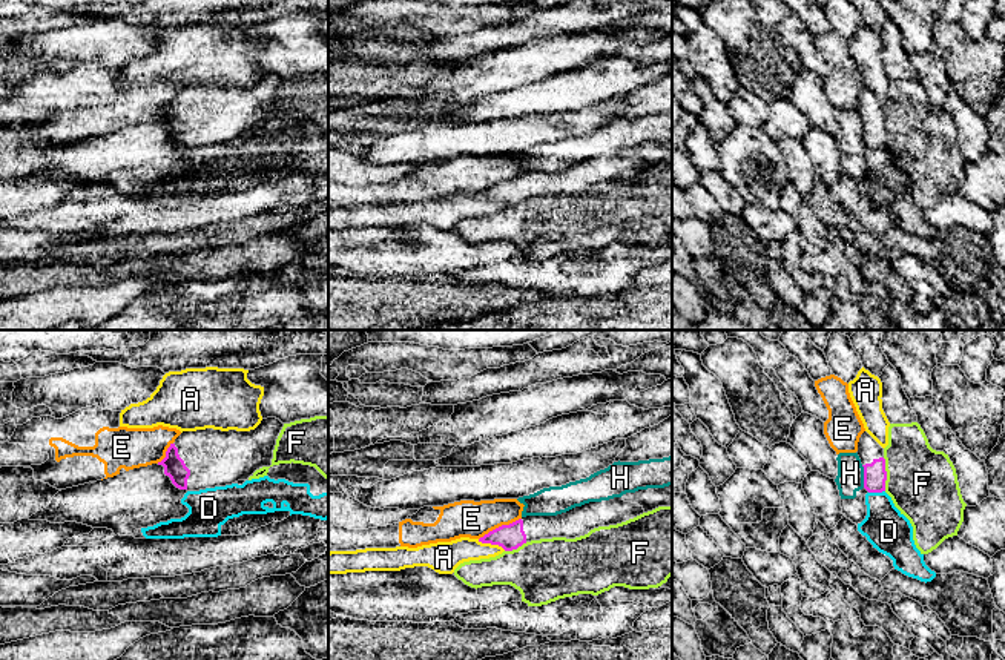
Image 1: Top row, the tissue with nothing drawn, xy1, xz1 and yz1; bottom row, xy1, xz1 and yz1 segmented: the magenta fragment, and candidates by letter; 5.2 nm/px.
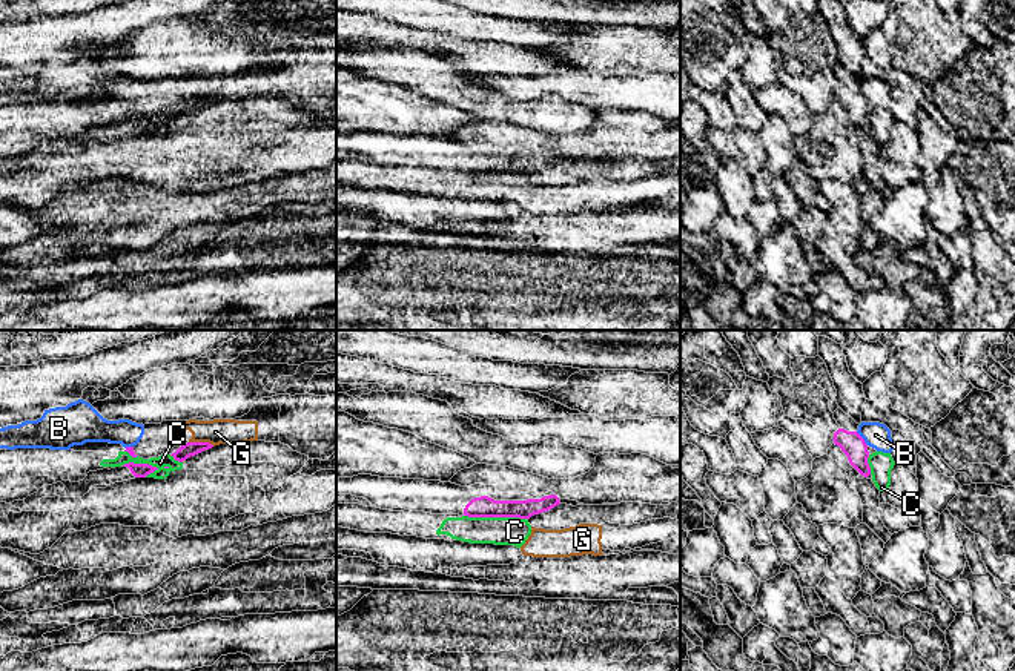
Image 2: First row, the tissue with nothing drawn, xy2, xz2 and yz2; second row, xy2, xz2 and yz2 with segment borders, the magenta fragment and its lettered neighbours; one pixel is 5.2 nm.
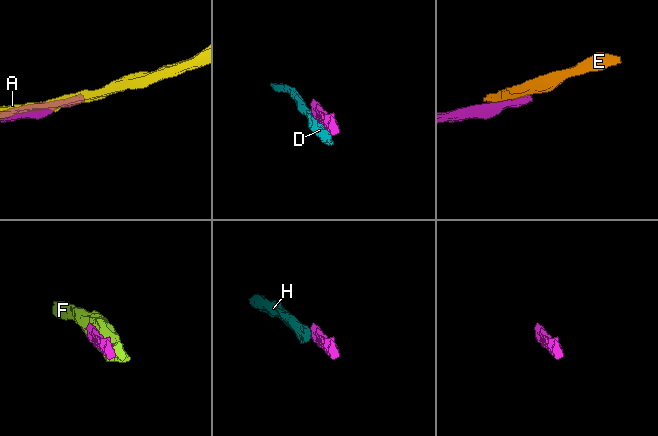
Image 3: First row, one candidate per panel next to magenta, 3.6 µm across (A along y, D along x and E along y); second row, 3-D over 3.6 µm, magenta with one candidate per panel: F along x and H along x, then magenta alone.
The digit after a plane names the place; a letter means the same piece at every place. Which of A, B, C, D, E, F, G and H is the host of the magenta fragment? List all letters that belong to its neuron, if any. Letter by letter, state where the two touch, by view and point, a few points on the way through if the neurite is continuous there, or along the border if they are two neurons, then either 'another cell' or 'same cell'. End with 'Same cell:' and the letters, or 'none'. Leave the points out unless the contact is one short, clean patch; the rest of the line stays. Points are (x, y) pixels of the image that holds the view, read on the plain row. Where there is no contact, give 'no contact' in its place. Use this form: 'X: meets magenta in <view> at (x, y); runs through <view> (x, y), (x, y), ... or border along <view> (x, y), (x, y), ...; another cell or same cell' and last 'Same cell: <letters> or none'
A: meets magenta in xz1 at (491, 200); another cell
B: meets magenta in yz2 at (863, 95); border along yz2 (856, 88), (866, 102); another cell
C: meets magenta in xz2 at (496, 172); border along xz2 (464, 171), (518, 172), (527, 175); another cell
D: meets magenta in yz1 at (876, 148); border along yz1 (884, 146), (869, 149); another cell
E: meets magenta in xz1 at (499, 183); border along xz1 (520, 174), (490, 186), (479, 195); another cell
F: meets magenta in yz1 at (886, 131); another cell
G: meets magenta in xy2 at (201, 99); border along xy2 (189, 97), (208, 97), (214, 102); another cell
H: meets magenta in yz1 at (864, 132); border along yz1 (861, 122), (864, 143); another cell
Same cell: none

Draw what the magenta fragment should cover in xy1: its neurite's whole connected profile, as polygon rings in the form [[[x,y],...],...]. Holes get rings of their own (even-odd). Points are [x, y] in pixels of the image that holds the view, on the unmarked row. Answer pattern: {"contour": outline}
{"contour": [[[267,74],[250,87],[183,87],[158,121],[176,144],[187,147],[249,137],[256,126],[272,121],[282,83],[279,75]]]}

